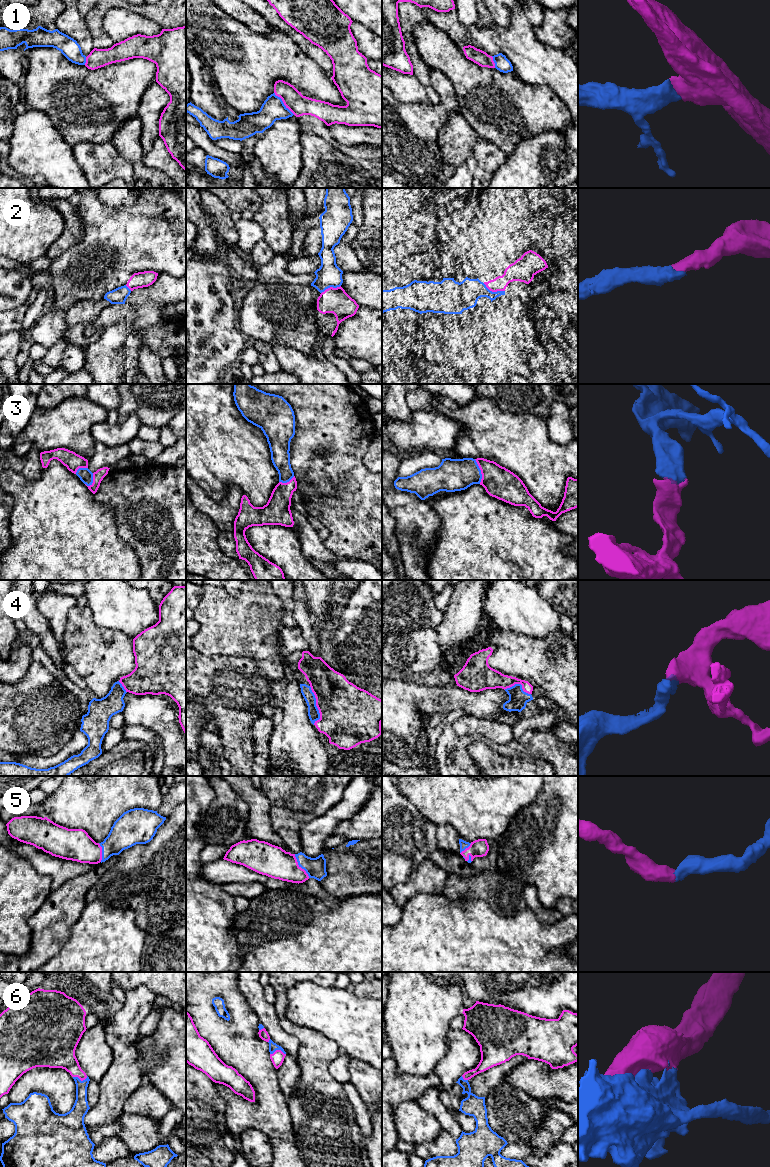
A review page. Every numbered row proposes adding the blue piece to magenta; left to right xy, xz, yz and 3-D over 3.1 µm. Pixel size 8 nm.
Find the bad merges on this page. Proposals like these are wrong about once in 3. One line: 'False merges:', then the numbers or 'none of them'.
False merges: none of them

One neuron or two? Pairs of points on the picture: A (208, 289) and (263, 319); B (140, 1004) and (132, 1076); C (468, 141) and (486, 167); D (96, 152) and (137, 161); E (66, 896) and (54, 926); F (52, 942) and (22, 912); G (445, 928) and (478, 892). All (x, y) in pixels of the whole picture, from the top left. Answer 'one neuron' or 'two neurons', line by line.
A: two neurons
B: one neuron
C: one neuron
D: two neurons
E: one neuron
F: two neurons
G: two neurons

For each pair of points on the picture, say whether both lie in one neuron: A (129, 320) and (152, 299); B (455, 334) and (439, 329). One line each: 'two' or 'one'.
A: two
B: one

